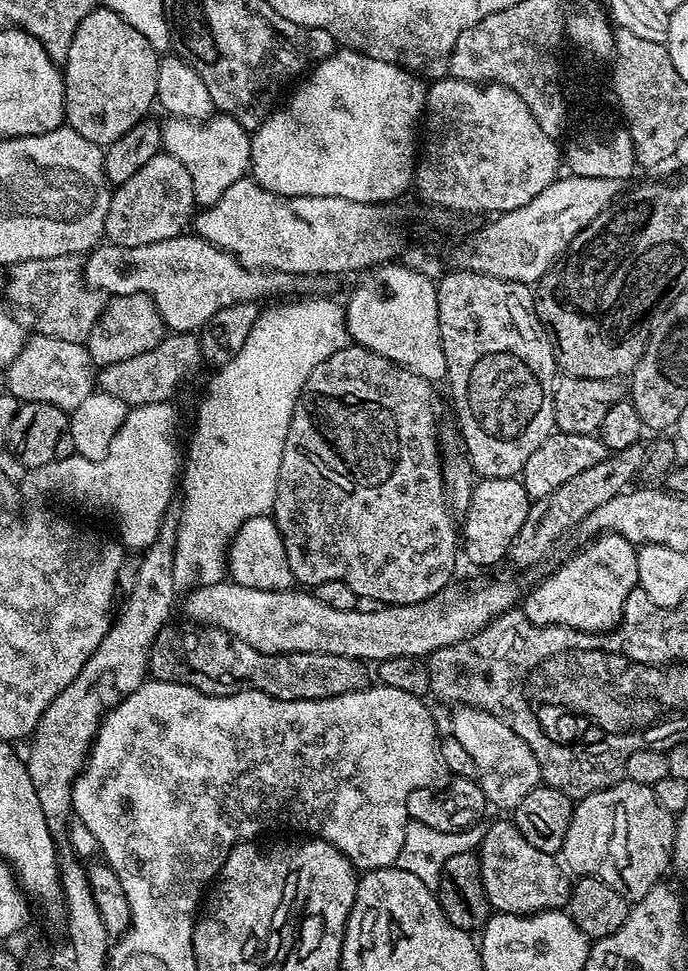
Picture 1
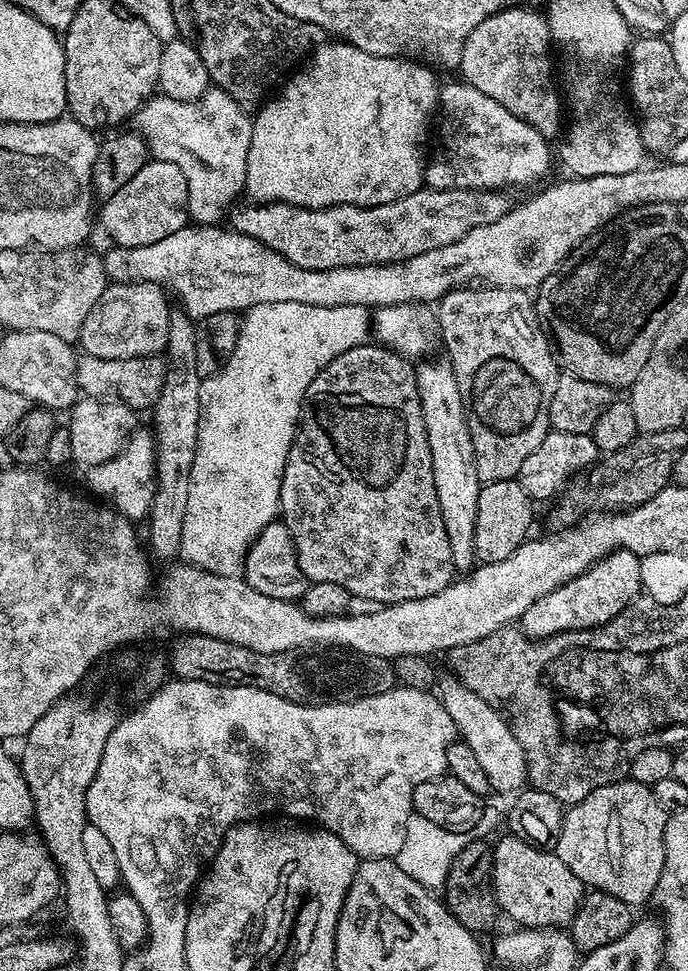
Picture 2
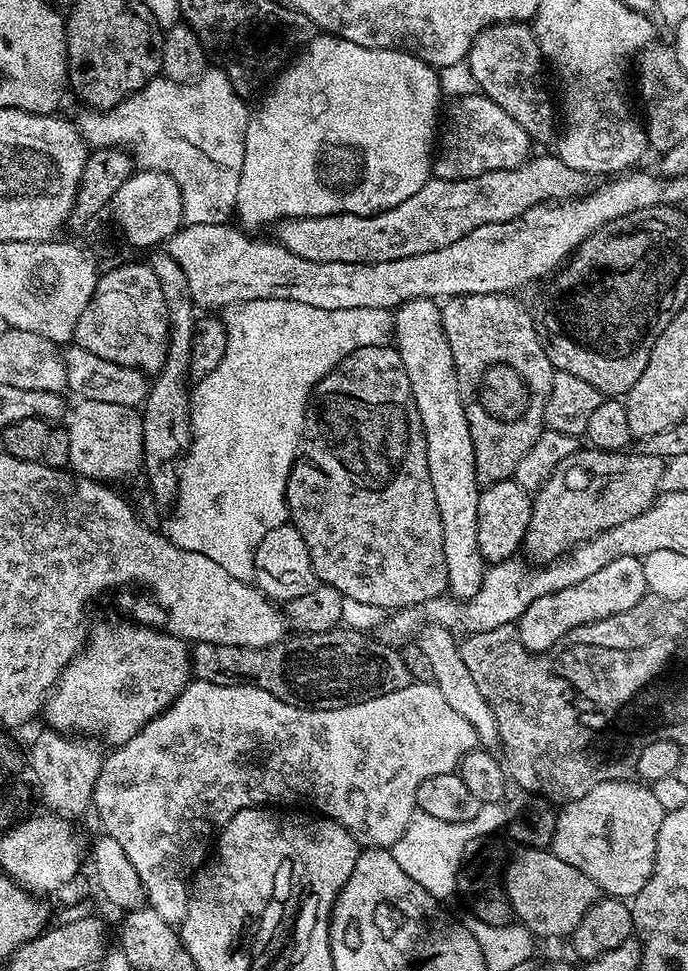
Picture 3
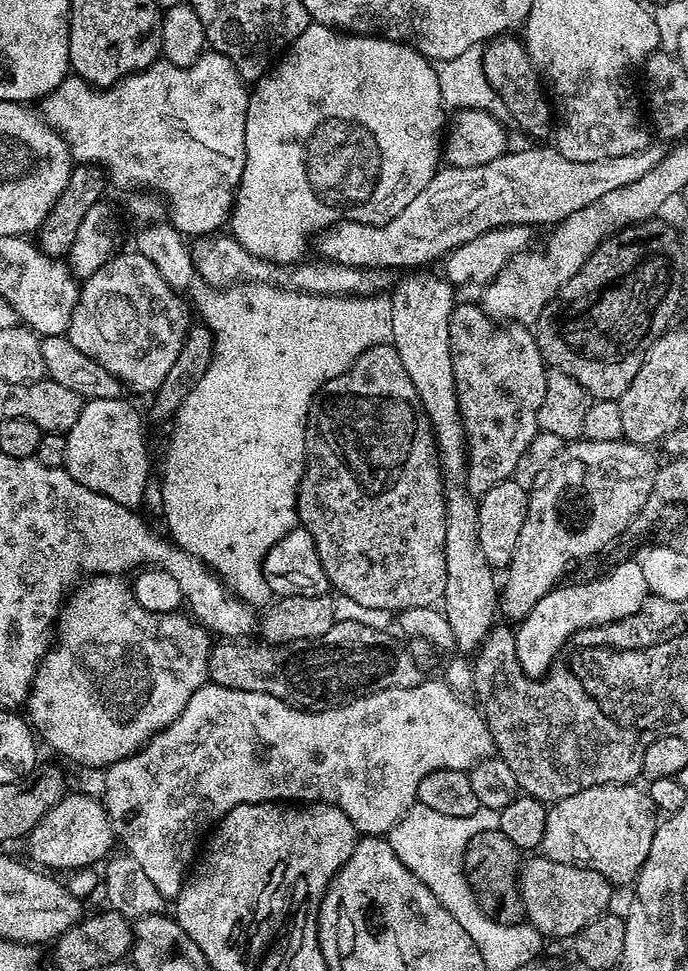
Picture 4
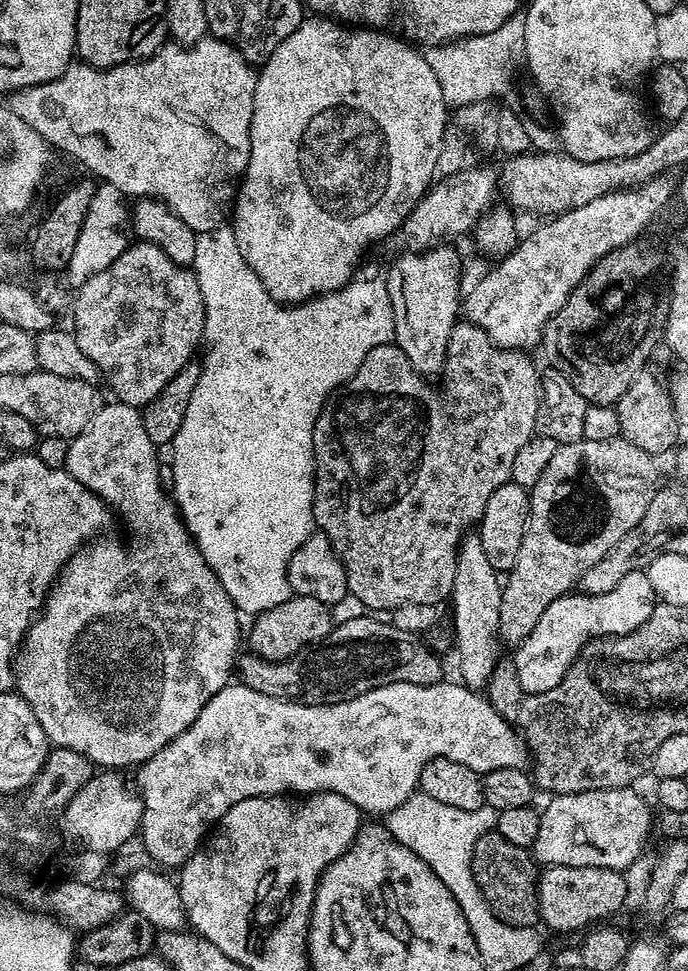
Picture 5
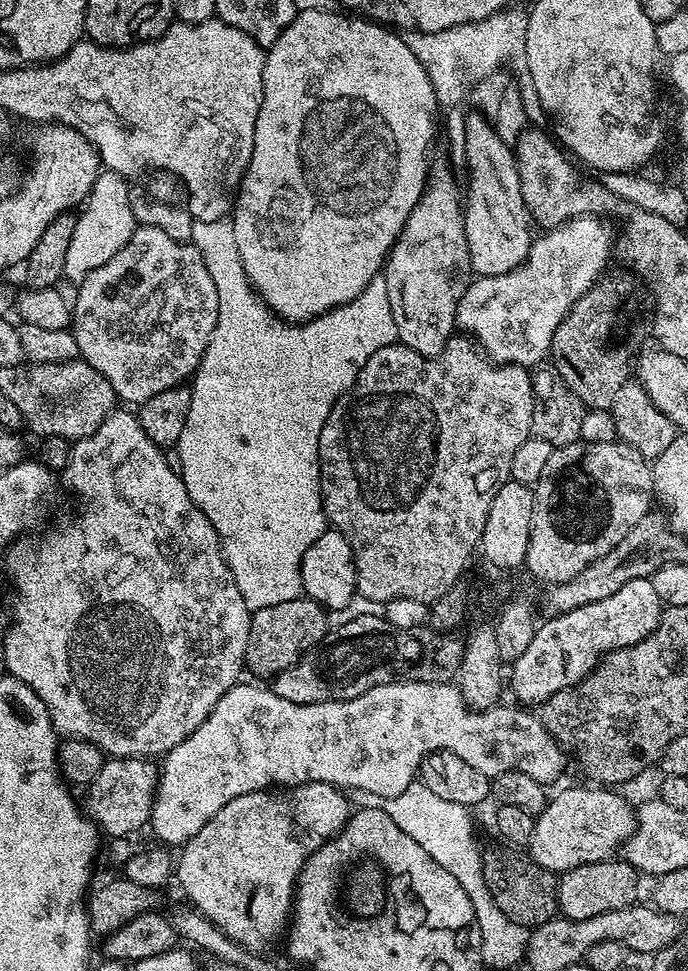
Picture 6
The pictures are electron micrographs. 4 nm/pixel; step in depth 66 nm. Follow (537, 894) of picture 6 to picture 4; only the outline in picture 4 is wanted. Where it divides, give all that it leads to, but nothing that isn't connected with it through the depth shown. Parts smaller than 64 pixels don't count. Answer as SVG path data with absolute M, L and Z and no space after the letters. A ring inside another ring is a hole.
M499 828L482 830L470 838L464 855L464 873L478 906L494 922L513 926L525 919L524 903L520 897L521 867L521 849L516 848Z

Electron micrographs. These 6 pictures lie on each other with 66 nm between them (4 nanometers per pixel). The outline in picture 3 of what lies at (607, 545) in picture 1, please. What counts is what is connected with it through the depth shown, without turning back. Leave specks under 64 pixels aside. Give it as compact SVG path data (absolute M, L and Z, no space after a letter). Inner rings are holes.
M638 556L614 558L614 562L602 566L602 570L578 582L578 586L569 586L566 590L558 590L554 594L546 594L546 598L530 602L530 606L519 618L518 638L528 652L545 652L554 646L554 642L558 642L558 638L567 636L570 630L578 626L622 614L622 610L630 610L630 606L639 602L647 592L643 559Z

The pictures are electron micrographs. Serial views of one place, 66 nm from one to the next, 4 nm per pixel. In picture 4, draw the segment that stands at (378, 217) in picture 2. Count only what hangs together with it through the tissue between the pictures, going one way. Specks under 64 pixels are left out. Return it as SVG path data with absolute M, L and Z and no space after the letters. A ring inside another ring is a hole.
M652 142L649 143L647 148L638 150L634 154L622 154L618 158L602 158L598 162L570 162L570 158L562 158L562 154L555 146L548 146L548 148L533 146L521 153L504 152L498 158L494 158L494 162L482 162L482 166L462 166L461 168L444 166L436 171L434 178L430 178L430 183L410 201L410 206L406 206L406 210L402 210L402 214L398 214L398 218L390 218L390 222L386 222L385 224L363 224L362 222L343 220L341 224L334 224L332 227L324 229L318 236L318 241L320 240L320 252L324 255L321 257L324 257L333 264L345 264L346 266L354 266L355 268L370 268L373 270L408 268L404 270L416 270L421 266L431 265L428 264L431 260L437 259L436 261L439 261L441 258L447 256L449 252L453 252L458 246L462 246L466 242L470 242L474 238L486 234L491 228L503 228L506 224L527 224L529 226L548 224L547 226L555 226L560 221L565 220L570 214L574 214L578 210L582 210L586 206L598 202L598 198L606 198L606 194L611 194L613 190L622 190L622 186L630 186L634 182L638 182L638 178L643 178L649 170L654 170L654 166L658 166L658 162L662 162L664 155L666 155L665 145L660 142Z

